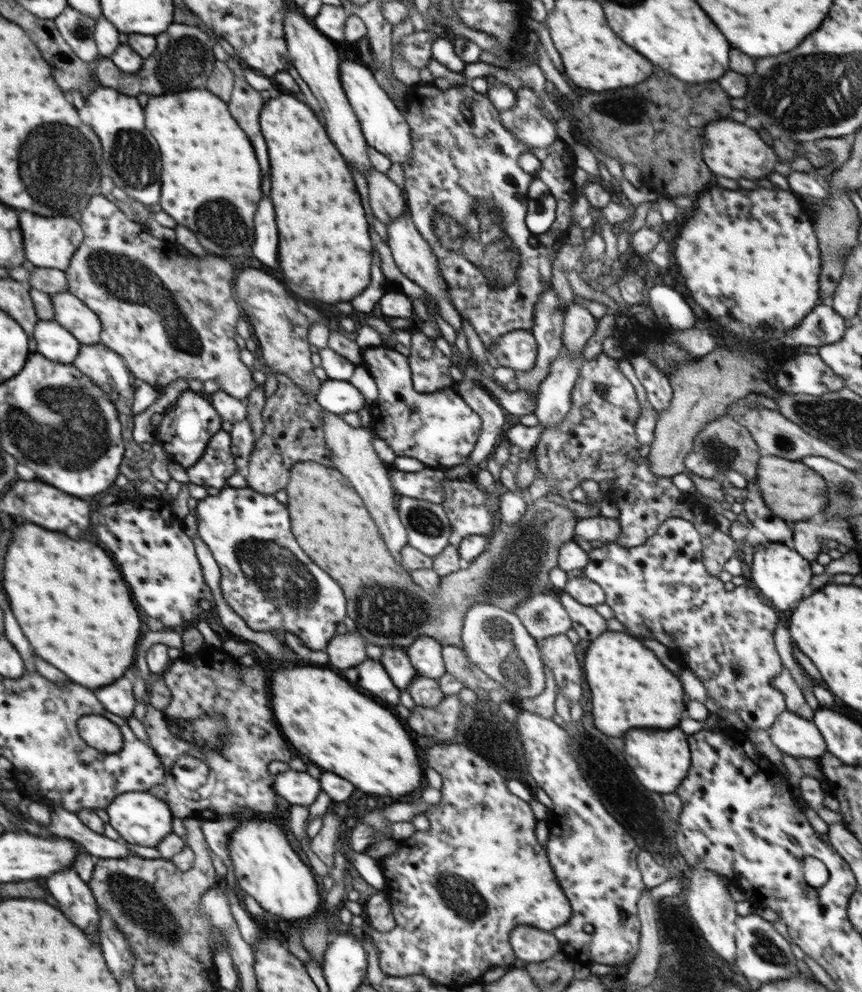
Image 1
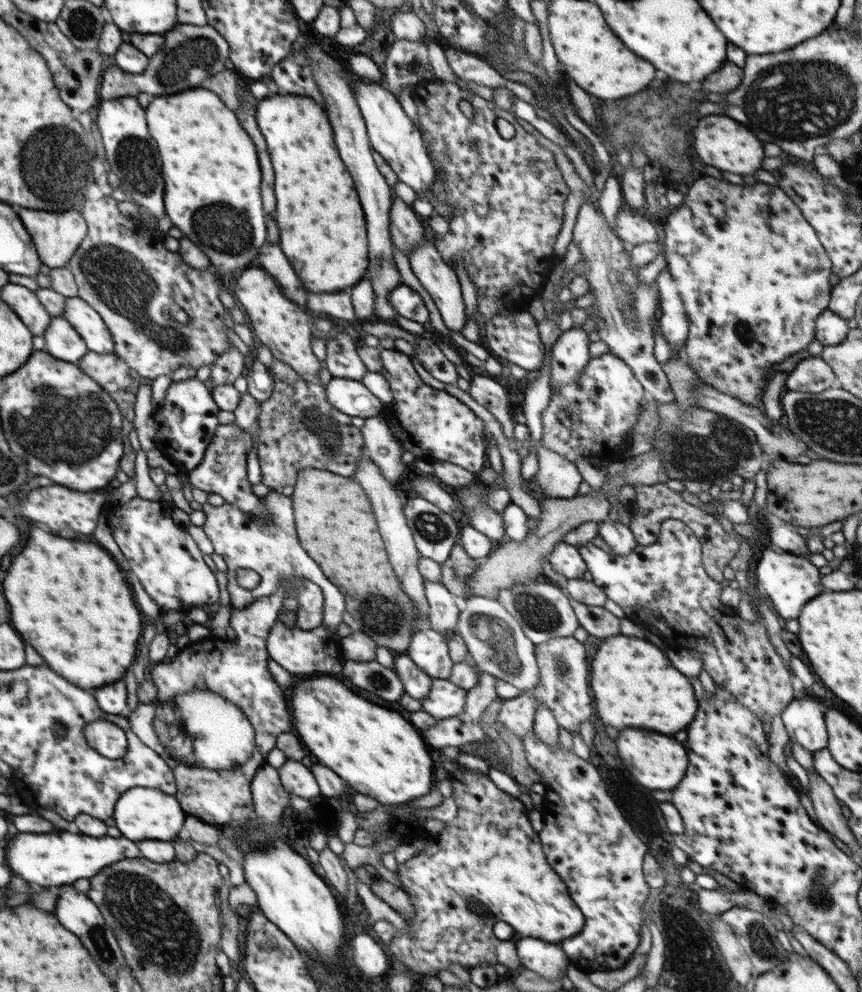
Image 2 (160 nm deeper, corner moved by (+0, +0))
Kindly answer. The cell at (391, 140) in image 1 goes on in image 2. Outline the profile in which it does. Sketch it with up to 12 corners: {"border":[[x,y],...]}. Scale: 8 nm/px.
{"border":[[357,76],[374,152],[420,196],[434,184],[422,133],[380,83]]}

